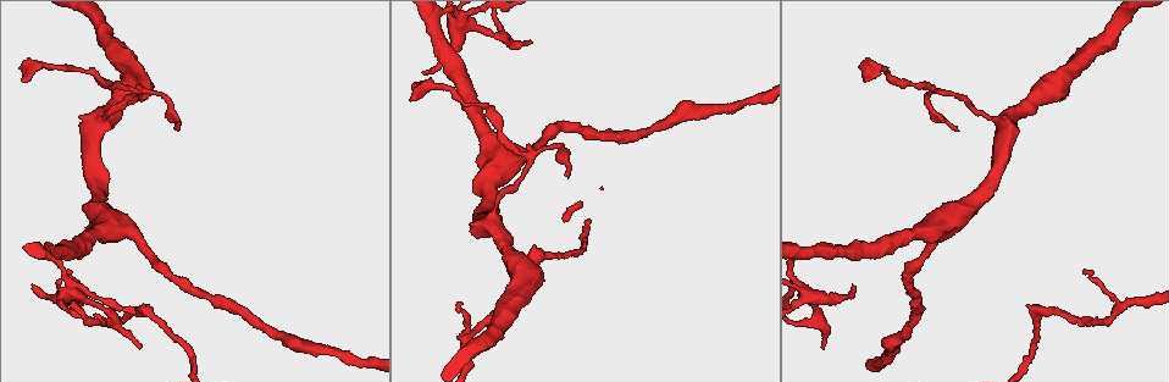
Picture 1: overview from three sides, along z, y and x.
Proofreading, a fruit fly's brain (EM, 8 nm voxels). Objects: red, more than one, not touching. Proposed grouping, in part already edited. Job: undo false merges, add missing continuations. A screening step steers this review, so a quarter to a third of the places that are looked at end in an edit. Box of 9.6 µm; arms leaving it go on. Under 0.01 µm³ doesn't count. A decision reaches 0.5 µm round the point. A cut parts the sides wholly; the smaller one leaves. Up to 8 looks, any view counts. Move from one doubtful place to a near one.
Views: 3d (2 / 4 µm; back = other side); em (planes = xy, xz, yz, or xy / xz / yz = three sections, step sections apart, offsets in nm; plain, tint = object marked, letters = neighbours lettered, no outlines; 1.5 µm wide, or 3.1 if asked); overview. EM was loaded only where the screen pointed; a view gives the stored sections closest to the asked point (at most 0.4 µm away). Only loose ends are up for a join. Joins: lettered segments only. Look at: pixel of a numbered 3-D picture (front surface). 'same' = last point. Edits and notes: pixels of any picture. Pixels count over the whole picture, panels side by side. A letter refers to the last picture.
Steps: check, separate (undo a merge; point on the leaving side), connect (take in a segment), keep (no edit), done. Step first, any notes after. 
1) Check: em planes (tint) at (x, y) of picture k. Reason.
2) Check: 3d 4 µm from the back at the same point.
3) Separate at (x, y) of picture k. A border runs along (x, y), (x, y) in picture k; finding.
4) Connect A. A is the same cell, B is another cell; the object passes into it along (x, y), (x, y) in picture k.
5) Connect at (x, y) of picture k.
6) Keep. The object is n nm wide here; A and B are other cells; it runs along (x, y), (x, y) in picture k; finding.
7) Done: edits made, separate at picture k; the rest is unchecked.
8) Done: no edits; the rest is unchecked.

Check: 3d 2 µm at (942, 95) of picture 1. Arms part here.

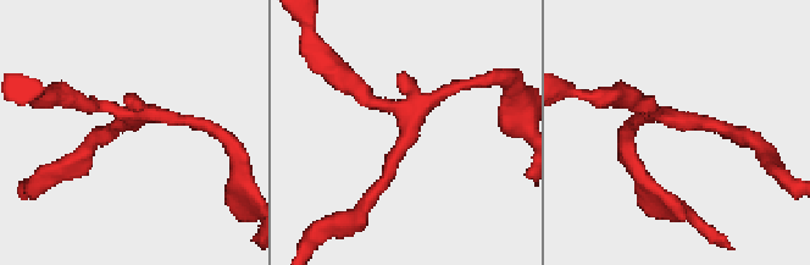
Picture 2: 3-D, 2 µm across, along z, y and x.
Check: em planes (tint) at (408, 120) of picture 2. 3 arms meet here.

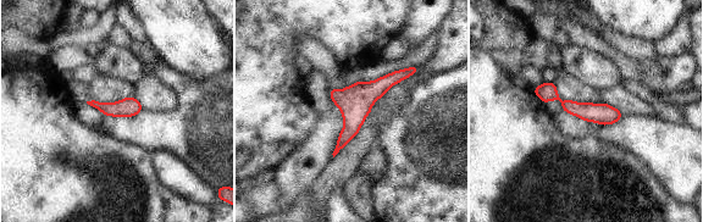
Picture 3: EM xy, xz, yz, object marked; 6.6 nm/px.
Check: em planes (letters) at the same point.

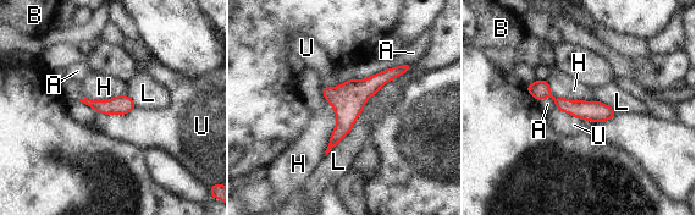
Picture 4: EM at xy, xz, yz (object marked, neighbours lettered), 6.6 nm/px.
Keep. A, B, H, L and U are other cells; all the same neuron.

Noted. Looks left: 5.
Check: 3d 2 µm at (79, 71) of picture 1.

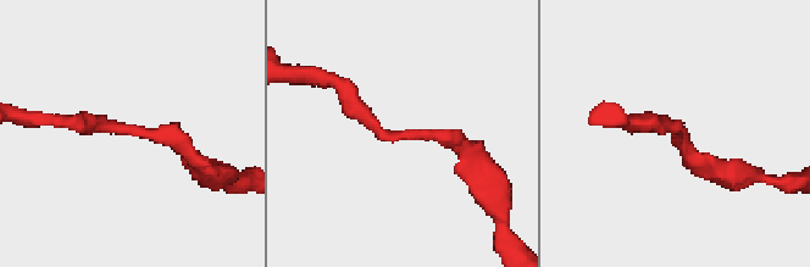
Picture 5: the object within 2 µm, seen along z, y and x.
Check: em planes (letters) at (126, 133) of picture 5.

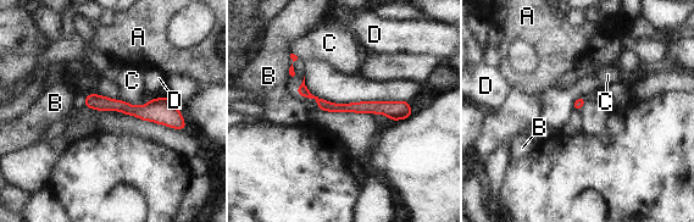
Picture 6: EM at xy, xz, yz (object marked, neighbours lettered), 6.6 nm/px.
Keep. A, B, C and D are other cells; it runs along (301, 88), (332, 107), (407, 114) in picture 6; continuous, no second neuron.

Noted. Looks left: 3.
Check: em yz step 4 (letters) at (138, 347) of picture 1. Thin end.

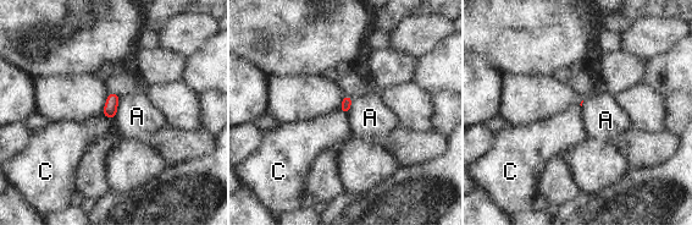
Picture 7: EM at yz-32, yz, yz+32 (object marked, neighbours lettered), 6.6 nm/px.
Check: em planes (letters) at the same point.

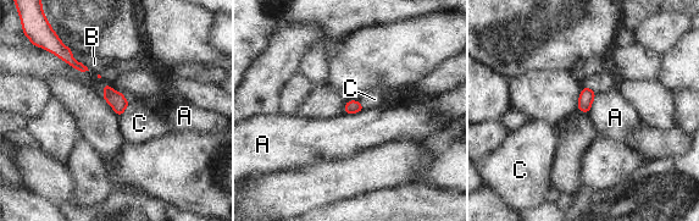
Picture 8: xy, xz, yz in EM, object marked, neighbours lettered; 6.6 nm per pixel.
Keep. A, B and C are other cells; a border runs along (362, 109), (345, 115) in picture 8; no lettered segment goes on from it.

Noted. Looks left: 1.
Done: no edits; the rest is unchecked.

